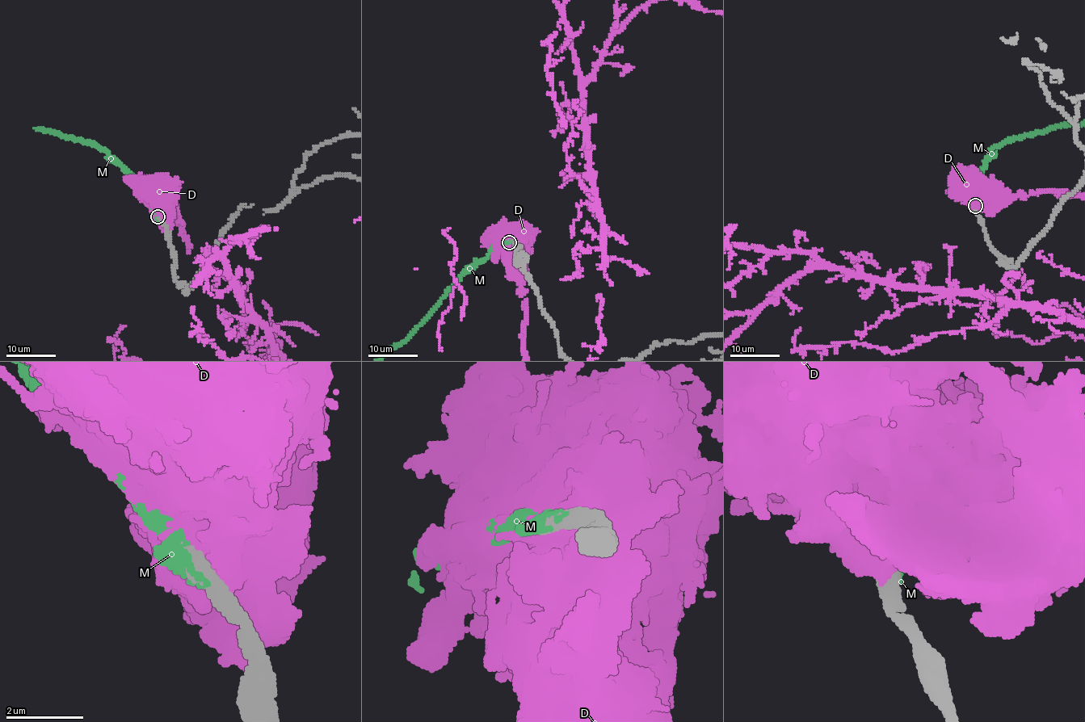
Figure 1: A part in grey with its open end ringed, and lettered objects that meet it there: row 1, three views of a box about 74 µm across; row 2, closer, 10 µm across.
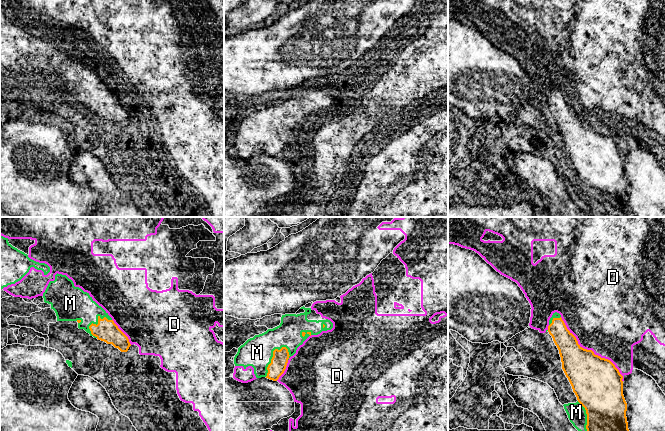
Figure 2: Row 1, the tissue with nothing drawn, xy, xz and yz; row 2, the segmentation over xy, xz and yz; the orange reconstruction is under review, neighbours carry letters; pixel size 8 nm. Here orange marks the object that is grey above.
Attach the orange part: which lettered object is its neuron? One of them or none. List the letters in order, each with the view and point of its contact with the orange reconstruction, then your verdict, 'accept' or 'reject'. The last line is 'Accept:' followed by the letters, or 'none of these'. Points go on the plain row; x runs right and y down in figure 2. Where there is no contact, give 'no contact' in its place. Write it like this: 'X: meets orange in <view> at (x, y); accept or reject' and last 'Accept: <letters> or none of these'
D: meets orange in yz at (591, 126); reject
M: meets orange in xz at (272, 134); accept
Accept: M

